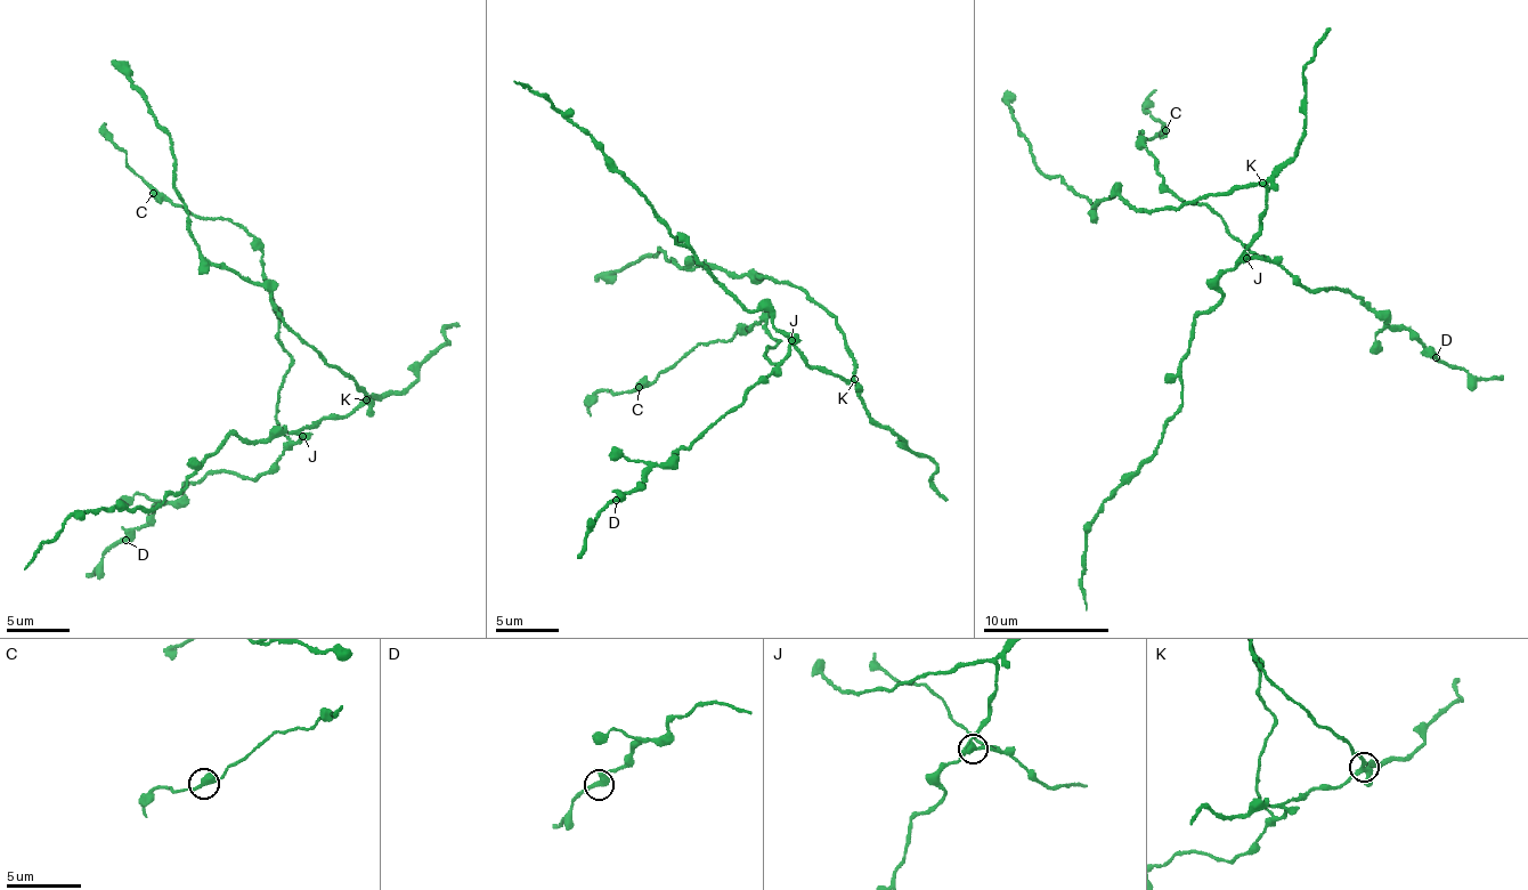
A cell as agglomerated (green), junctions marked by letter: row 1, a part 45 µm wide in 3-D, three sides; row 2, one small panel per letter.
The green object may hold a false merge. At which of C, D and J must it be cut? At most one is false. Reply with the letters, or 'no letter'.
J

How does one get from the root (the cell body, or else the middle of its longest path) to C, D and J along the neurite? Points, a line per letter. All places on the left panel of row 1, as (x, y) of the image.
C: (341, 417), (287, 441), (275, 402), (291, 358), (279, 338), (260, 245), (238, 225), (197, 216), (153, 193)
D: (341, 417), (303, 429), (300, 443), (259, 480), (214, 471), (189, 484), (126, 540)
J: (341, 417), (325, 418), (303, 429), (303, 435)

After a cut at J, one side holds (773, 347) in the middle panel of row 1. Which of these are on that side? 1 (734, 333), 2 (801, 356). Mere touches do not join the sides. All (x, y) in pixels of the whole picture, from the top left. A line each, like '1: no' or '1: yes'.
1: yes
2: no

